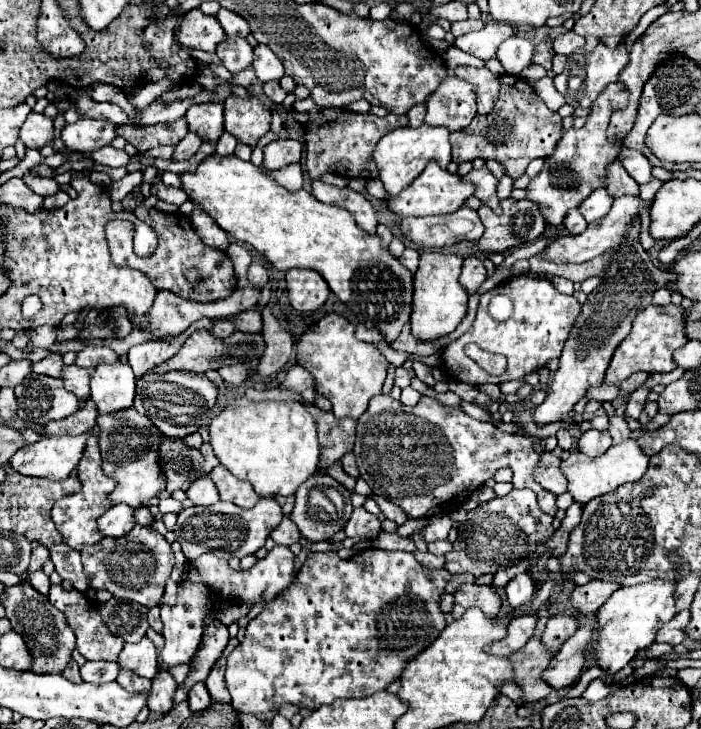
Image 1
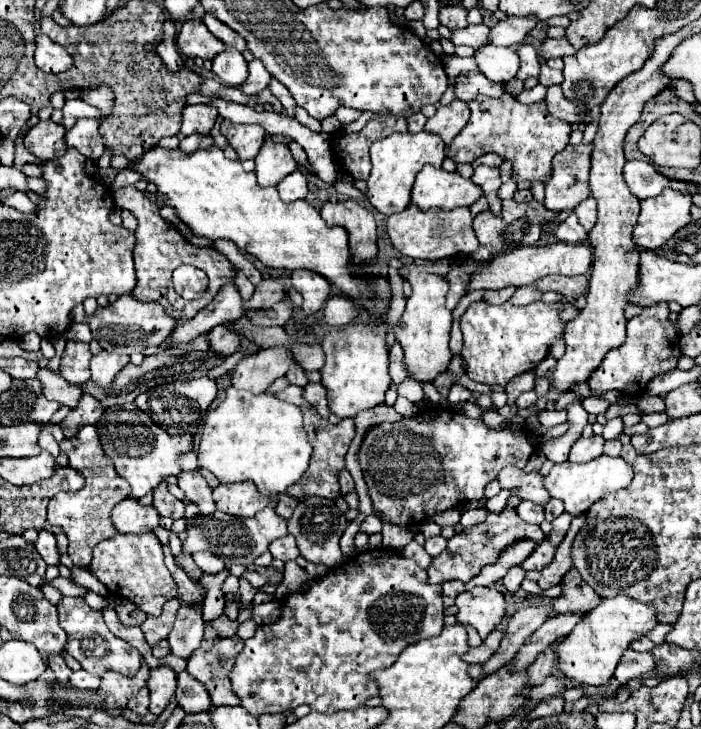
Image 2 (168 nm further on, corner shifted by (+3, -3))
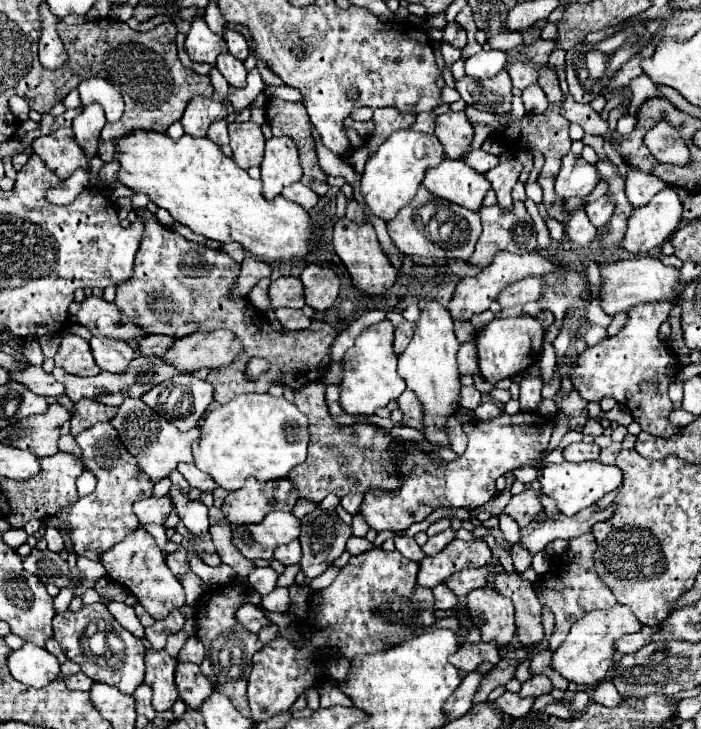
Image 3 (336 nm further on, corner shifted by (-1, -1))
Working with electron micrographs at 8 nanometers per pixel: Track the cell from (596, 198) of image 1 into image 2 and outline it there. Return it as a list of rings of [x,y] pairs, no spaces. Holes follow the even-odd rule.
[[[594,197],[584,199],[584,201],[574,209],[574,213],[578,215],[580,225],[582,225],[586,231],[590,231],[590,229],[596,225],[596,199],[594,199]]]

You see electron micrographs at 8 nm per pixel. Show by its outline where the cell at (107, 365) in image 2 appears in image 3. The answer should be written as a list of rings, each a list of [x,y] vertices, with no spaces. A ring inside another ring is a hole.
[[[90,339],[90,347],[96,359],[96,365],[110,373],[120,373],[128,367],[128,363],[134,359],[134,349],[126,341],[116,339]]]

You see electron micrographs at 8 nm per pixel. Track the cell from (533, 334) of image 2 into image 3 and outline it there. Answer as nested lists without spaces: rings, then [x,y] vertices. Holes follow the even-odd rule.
[[[526,315],[510,317],[510,319],[494,319],[476,337],[478,363],[480,363],[482,377],[494,385],[500,379],[514,377],[516,373],[526,371],[532,363],[540,359],[542,343],[544,343],[544,327],[540,325],[538,319],[526,317]]]

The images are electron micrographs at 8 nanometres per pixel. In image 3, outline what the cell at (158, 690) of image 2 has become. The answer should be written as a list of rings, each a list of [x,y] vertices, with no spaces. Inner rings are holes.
[[[146,651],[146,679],[144,683],[152,687],[152,705],[156,711],[168,711],[178,699],[178,689],[174,685],[174,671],[178,661],[162,651]]]

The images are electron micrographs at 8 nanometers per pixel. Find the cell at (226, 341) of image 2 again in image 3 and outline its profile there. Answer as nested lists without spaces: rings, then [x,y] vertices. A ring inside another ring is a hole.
[[[218,329],[218,331],[212,331],[212,333],[194,333],[190,337],[184,337],[184,339],[178,339],[164,355],[162,359],[176,367],[176,371],[180,373],[194,373],[202,367],[210,367],[210,369],[220,369],[220,367],[226,367],[228,363],[234,363],[236,361],[236,355],[242,353],[242,343],[236,339],[236,335],[232,335],[232,331],[226,331],[226,329]]]

